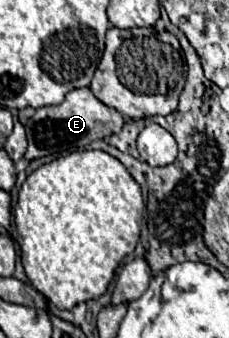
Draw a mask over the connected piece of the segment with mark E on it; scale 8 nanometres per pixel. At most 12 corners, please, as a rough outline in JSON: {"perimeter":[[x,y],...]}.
{"perimeter":[[89,88],[27,122],[27,160],[85,150],[125,118]]}

